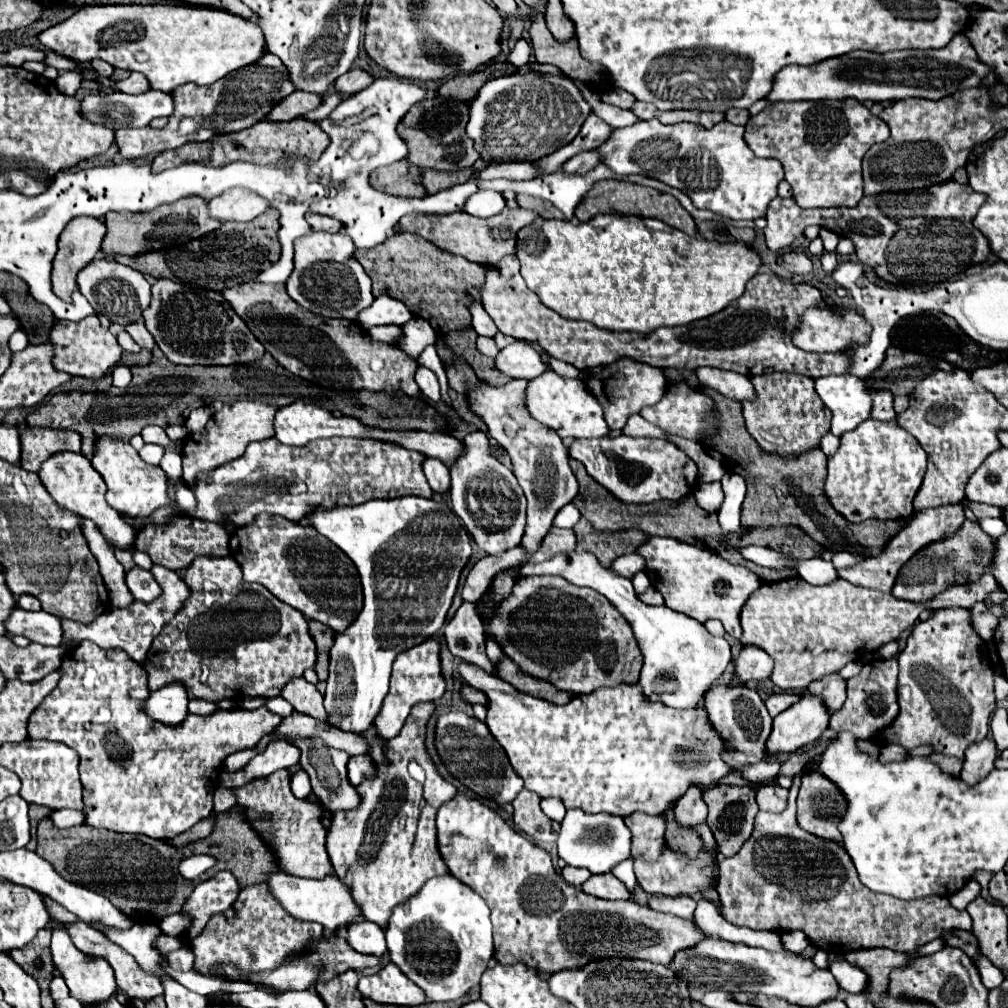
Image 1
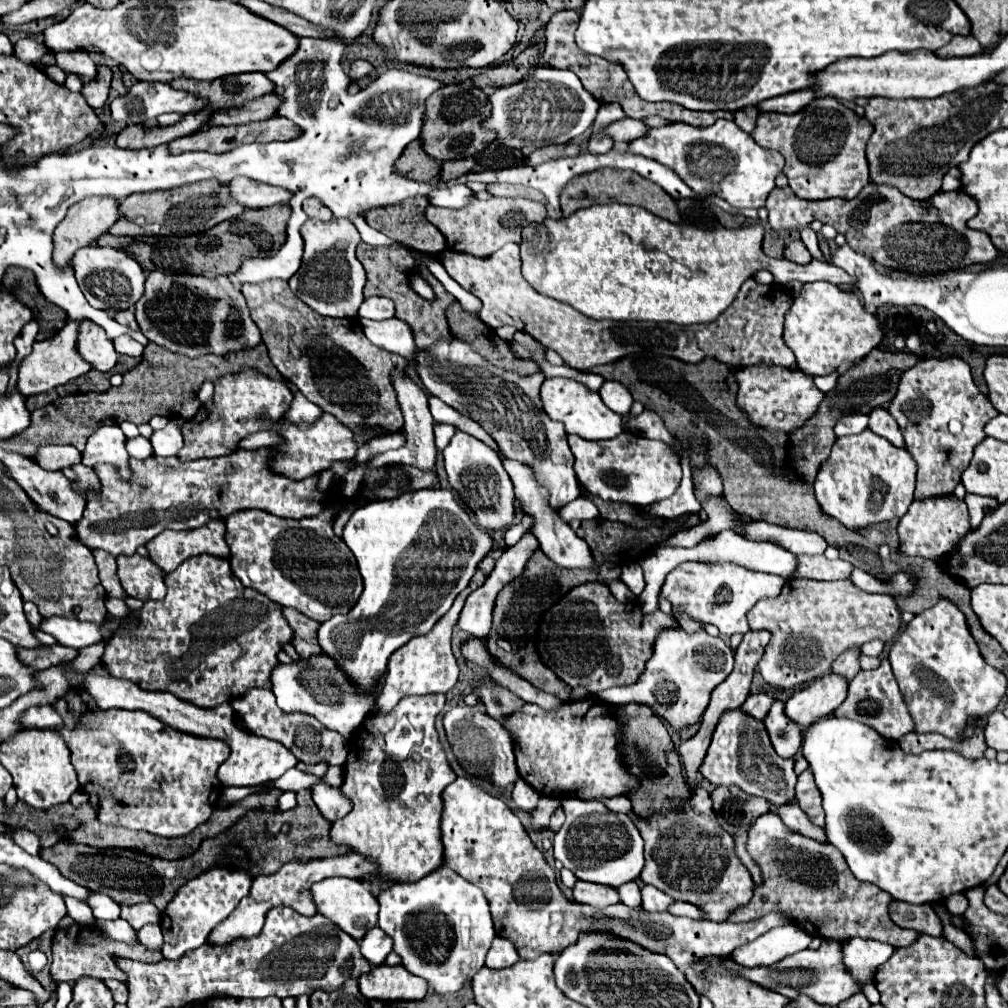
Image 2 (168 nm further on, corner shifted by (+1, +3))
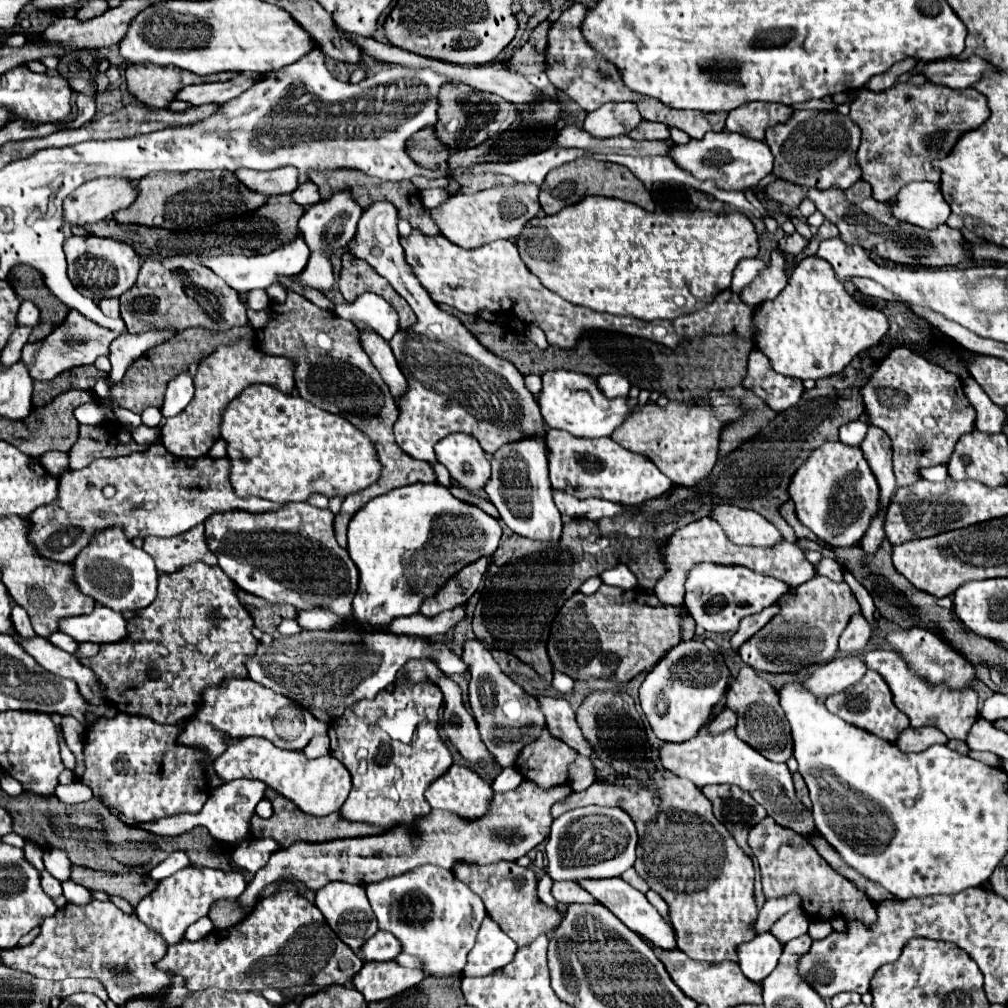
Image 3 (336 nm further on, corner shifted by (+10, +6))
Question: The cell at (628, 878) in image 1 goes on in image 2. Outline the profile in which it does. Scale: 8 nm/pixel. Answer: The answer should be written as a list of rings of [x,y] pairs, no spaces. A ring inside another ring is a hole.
[[[627,882],[627,884],[619,886],[617,892],[619,892],[621,904],[625,904],[625,906],[629,906],[629,908],[635,908],[635,910],[643,910],[641,890],[639,890],[639,884],[637,884],[637,882]]]

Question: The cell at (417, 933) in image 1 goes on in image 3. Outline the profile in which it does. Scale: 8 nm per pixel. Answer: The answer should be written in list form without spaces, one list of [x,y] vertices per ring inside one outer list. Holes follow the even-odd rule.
[[[422,865],[404,875],[366,885],[378,929],[398,937],[402,951],[422,961],[422,971],[432,977],[460,975],[476,943],[476,933],[486,917],[484,903],[462,881],[438,865]]]

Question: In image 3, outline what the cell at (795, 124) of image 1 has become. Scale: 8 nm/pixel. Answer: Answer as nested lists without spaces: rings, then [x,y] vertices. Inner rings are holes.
[[[836,109],[794,111],[784,125],[766,129],[764,141],[776,157],[772,173],[784,181],[816,189],[848,189],[862,177],[862,171],[854,157],[860,145],[860,129],[848,115],[840,115]]]

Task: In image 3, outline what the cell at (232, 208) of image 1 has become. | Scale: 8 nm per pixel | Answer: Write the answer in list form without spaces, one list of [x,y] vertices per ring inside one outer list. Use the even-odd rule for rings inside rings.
[[[284,167],[276,171],[252,171],[252,169],[238,169],[238,181],[254,193],[270,195],[284,195],[292,193],[298,187],[298,171],[294,167]]]

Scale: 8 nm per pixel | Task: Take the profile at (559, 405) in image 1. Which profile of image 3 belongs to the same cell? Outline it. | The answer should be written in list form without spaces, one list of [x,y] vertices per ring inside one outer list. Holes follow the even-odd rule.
[[[564,369],[546,371],[542,375],[542,391],[538,395],[538,405],[542,409],[544,423],[550,429],[568,431],[574,437],[608,437],[618,425],[622,425],[626,413],[630,411],[624,397],[604,397],[596,387],[594,377]]]

